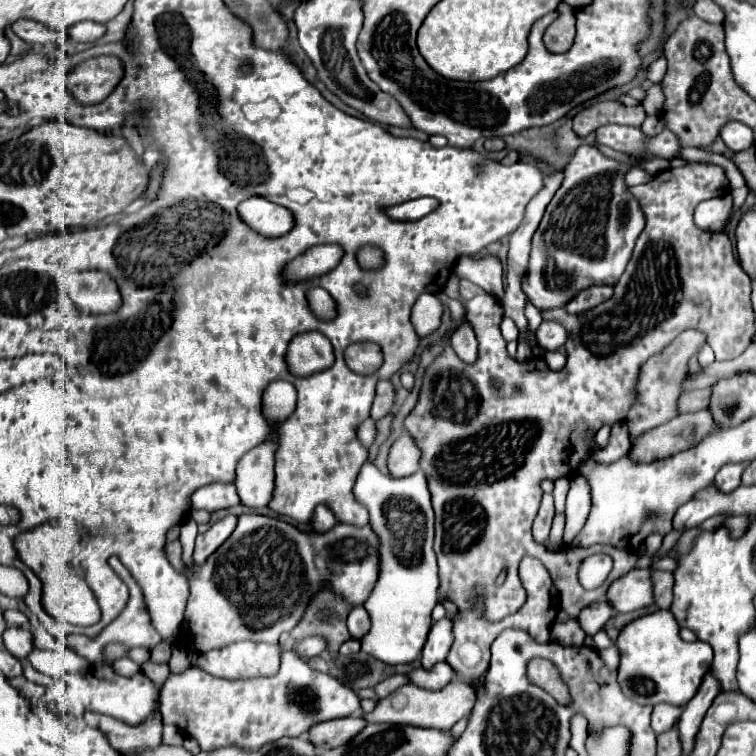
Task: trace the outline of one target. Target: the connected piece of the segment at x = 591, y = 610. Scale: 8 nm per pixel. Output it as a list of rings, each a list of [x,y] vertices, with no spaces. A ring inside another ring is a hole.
[[[600,601],[600,603],[592,603],[588,607],[584,607],[584,611],[580,611],[578,615],[578,623],[580,627],[584,629],[584,633],[588,635],[594,635],[598,633],[604,623],[614,615],[614,609],[606,603],[606,601]]]

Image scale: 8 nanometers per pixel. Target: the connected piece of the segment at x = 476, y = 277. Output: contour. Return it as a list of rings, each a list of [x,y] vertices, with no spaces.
[[[484,255],[484,257],[460,257],[454,273],[460,279],[468,279],[476,285],[480,285],[486,293],[490,293],[492,297],[500,299],[504,295],[504,287],[502,287],[502,261],[498,259],[498,255]]]

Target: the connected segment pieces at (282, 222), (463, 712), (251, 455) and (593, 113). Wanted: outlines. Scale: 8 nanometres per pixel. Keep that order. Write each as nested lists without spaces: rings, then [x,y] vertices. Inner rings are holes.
[[[252,197],[238,205],[238,215],[246,225],[258,231],[264,237],[280,237],[288,233],[294,225],[292,213],[276,203],[266,201],[264,197]]]
[[[452,679],[448,687],[438,691],[420,689],[416,685],[404,685],[400,691],[394,691],[392,695],[378,701],[376,709],[372,713],[364,713],[362,719],[368,723],[392,723],[392,725],[412,725],[412,727],[424,727],[424,729],[436,729],[436,731],[448,731],[456,721],[466,717],[476,701],[476,691],[472,685],[468,685],[462,679]]]
[[[272,441],[248,451],[236,465],[234,485],[242,505],[264,507],[272,501],[274,491],[274,449]]]
[[[600,101],[590,107],[584,107],[574,115],[574,131],[596,131],[602,125],[618,123],[618,125],[632,125],[640,127],[646,119],[646,111],[642,105],[626,107],[618,101]]]

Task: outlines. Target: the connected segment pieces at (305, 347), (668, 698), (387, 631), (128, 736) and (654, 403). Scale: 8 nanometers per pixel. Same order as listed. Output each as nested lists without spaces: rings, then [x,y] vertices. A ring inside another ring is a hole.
[[[320,331],[298,333],[288,346],[286,363],[292,375],[310,375],[334,365],[330,341]]]
[[[668,609],[648,613],[624,625],[618,633],[616,647],[620,651],[618,683],[624,695],[640,705],[686,705],[696,695],[704,673],[712,665],[712,647],[704,641],[686,643]]]
[[[366,461],[354,483],[354,497],[370,513],[370,527],[380,541],[380,575],[372,595],[364,603],[372,627],[360,639],[362,651],[390,665],[412,663],[420,657],[426,635],[432,627],[432,609],[438,603],[438,565],[432,549],[434,511],[424,473],[394,479],[382,475]]]
[[[158,707],[156,711],[152,711],[152,719],[148,719],[148,723],[138,723],[136,727],[120,723],[118,719],[112,721],[110,717],[96,715],[92,711],[86,711],[84,719],[88,725],[98,727],[102,733],[106,733],[110,745],[118,753],[124,753],[130,749],[156,747],[162,743],[162,715]]]
[[[696,329],[682,331],[680,337],[676,337],[668,347],[664,347],[664,351],[652,355],[652,359],[648,359],[644,363],[644,367],[640,367],[638,383],[634,389],[636,399],[634,399],[634,403],[628,411],[628,419],[626,419],[626,425],[628,425],[632,439],[636,439],[638,435],[646,433],[648,429],[658,427],[658,425],[662,425],[678,415],[676,413],[676,399],[682,393],[680,383],[682,383],[684,375],[688,373],[688,359],[692,355],[696,355],[704,343],[706,343],[704,333],[700,333]],[[692,341],[694,341],[694,345],[692,345]]]

